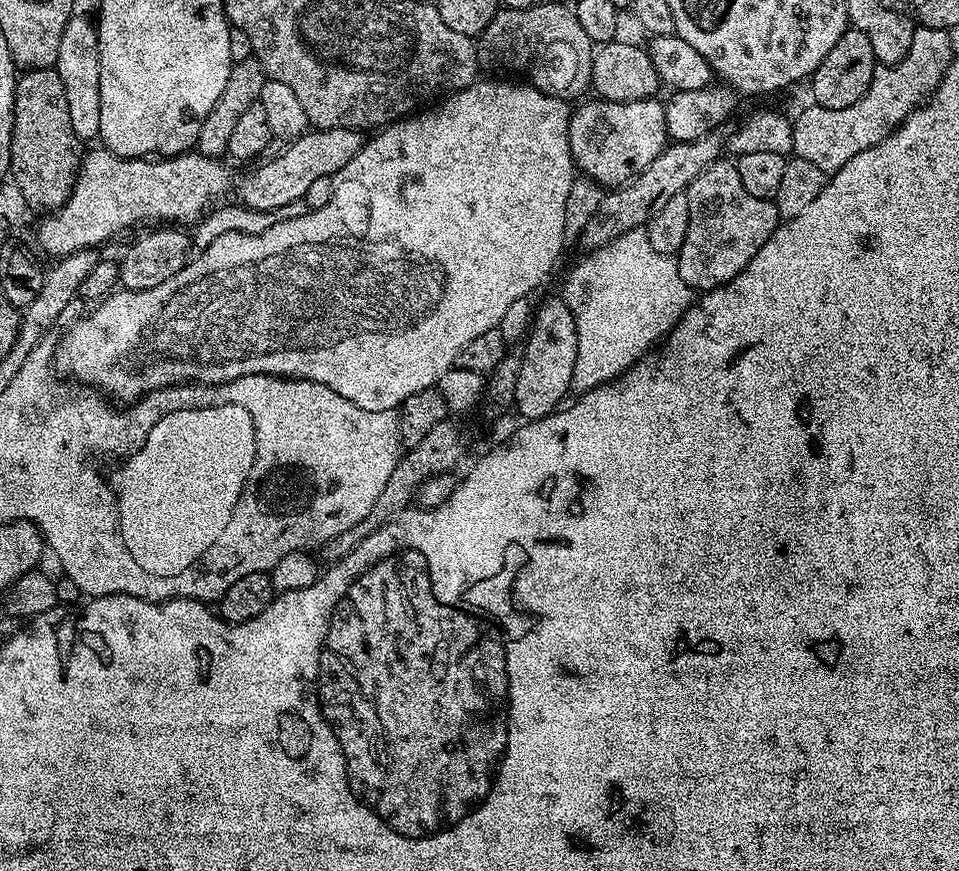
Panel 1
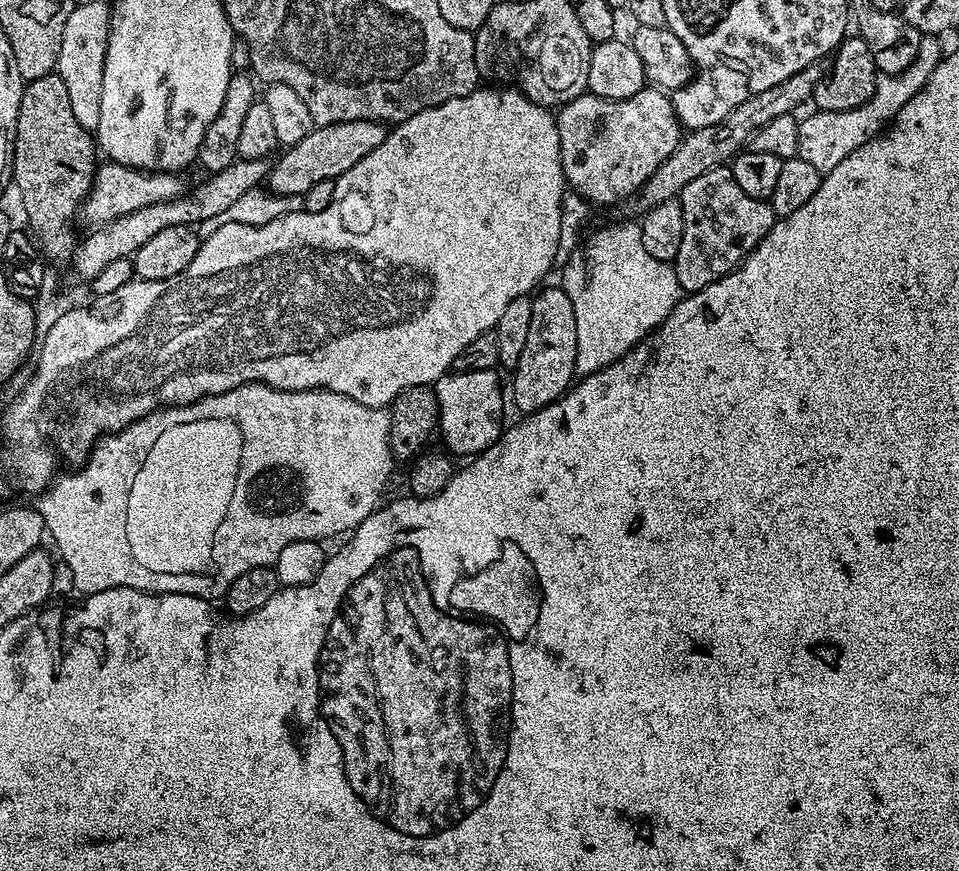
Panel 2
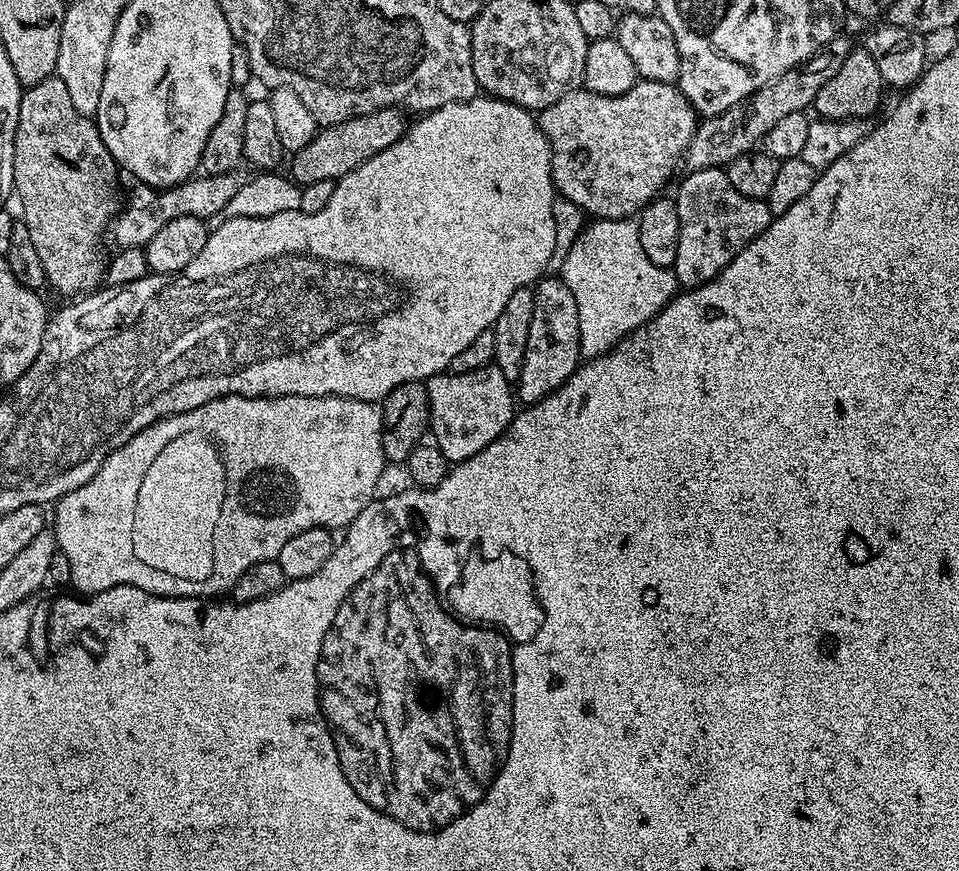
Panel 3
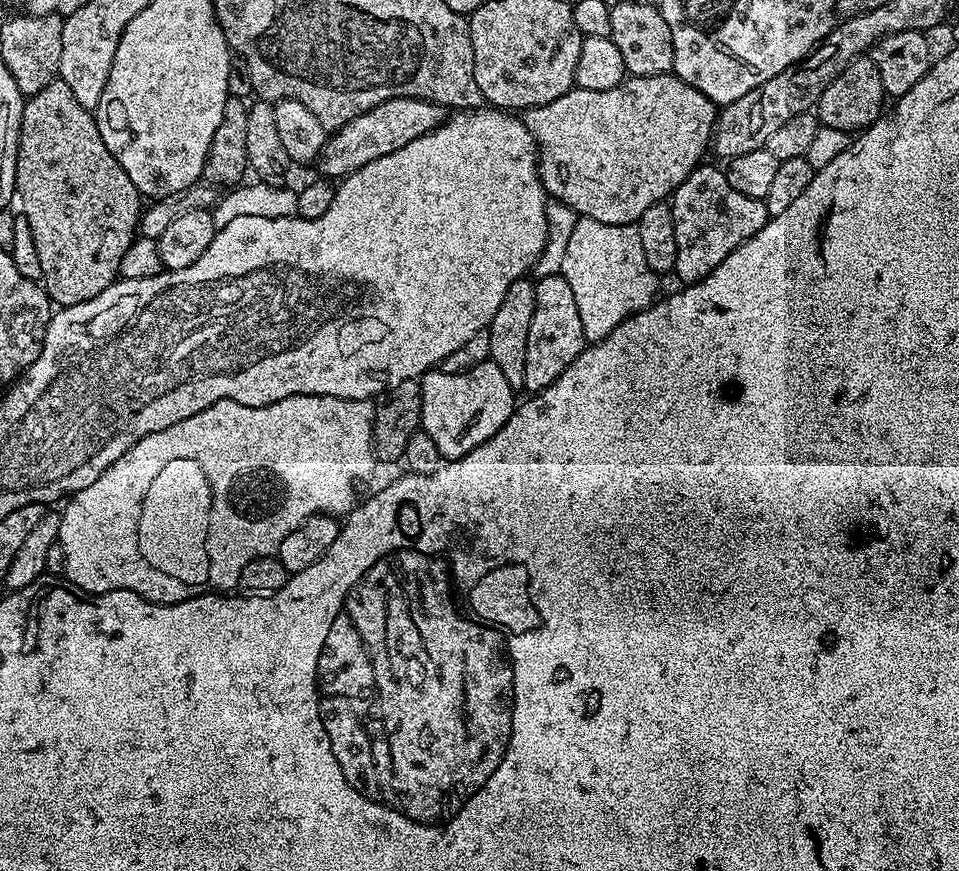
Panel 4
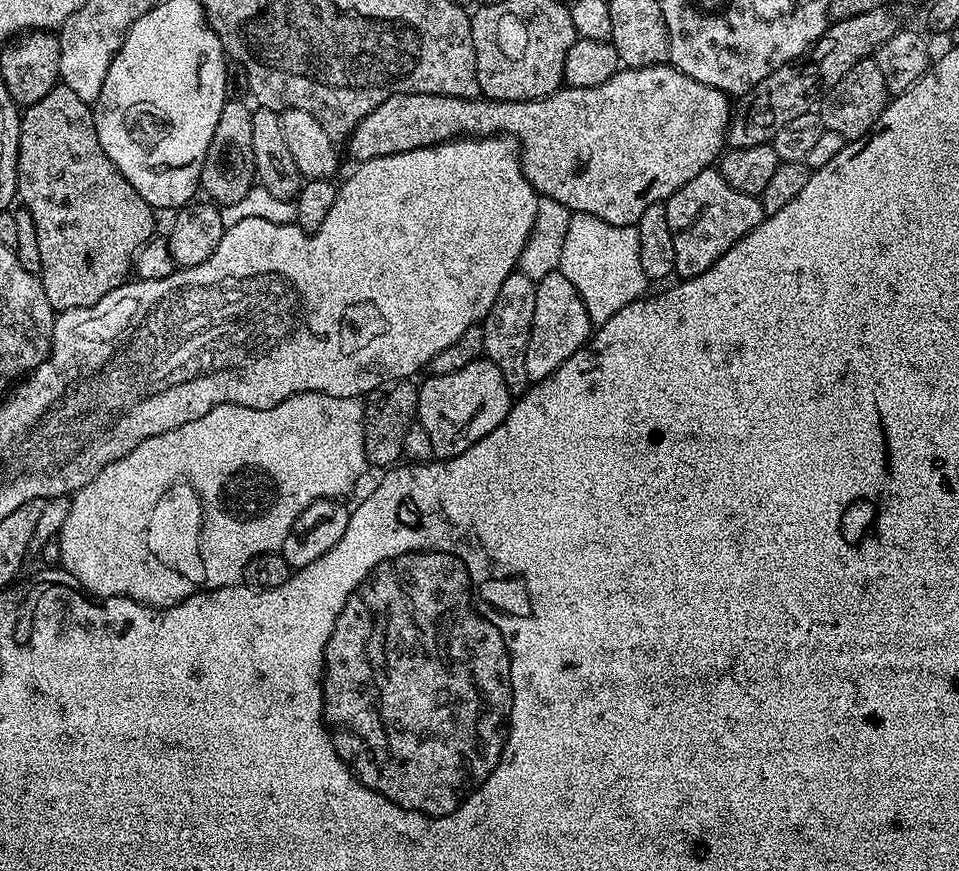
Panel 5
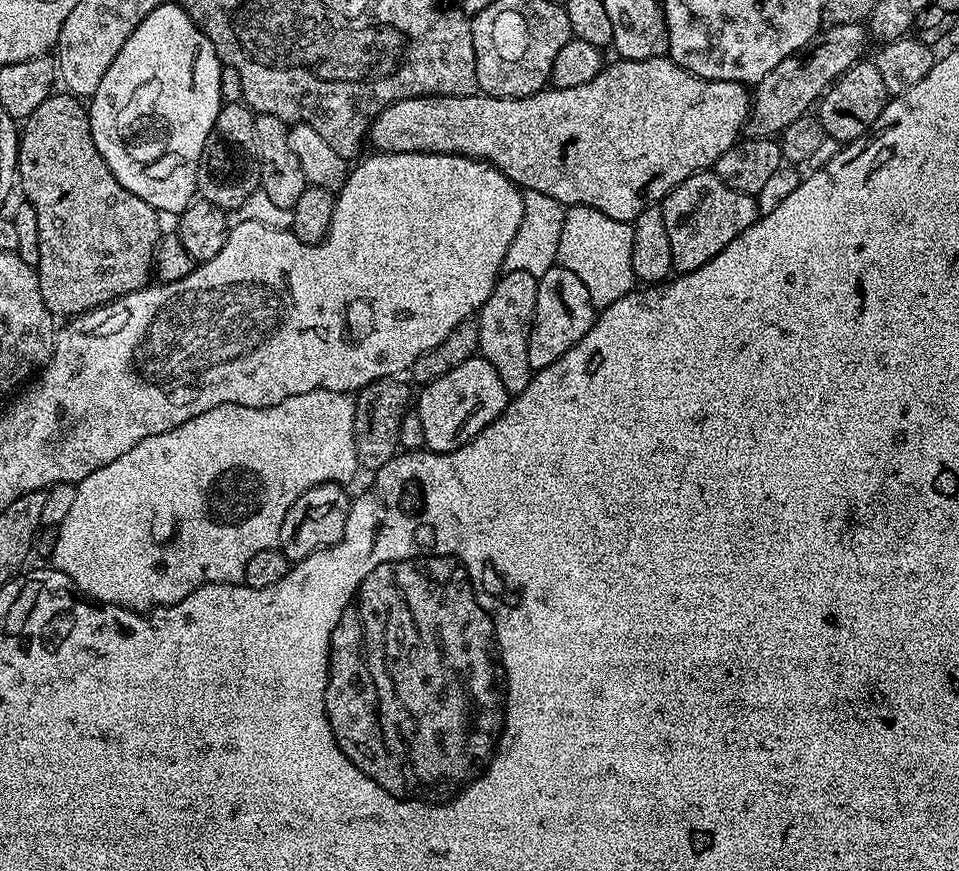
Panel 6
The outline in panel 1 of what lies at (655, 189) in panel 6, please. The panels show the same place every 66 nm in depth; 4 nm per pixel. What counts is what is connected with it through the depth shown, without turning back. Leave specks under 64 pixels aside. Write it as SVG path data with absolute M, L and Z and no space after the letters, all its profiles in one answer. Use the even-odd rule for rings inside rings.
M592 98L589 104L575 109L570 118L568 137L570 154L577 169L587 179L596 181L605 189L611 190L627 184L662 150L667 148L670 137L666 130L664 104L659 99L635 100L634 102L614 102ZM322 128L319 130L309 130L303 136L296 137L287 145L285 152L274 162L257 163L253 172L248 172L236 184L236 192L240 195L239 203L245 208L253 208L255 212L273 212L282 206L290 206L290 202L298 202L304 199L306 190L310 190L310 182L318 178L327 176L335 177L336 173L350 162L362 150L366 142L366 136L363 131L354 128Z

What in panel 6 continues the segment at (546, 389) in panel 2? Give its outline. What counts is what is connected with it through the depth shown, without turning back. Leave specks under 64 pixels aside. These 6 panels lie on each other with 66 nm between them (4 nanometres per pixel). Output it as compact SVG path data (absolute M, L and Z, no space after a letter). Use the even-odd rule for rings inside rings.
M554 266L539 276L536 282L536 309L528 339L533 370L550 366L550 362L558 362L558 358L562 358L562 354L566 354L566 350L570 350L570 346L578 343L586 330L590 330L597 315L598 309L590 302L586 285L578 274L574 274L574 270Z

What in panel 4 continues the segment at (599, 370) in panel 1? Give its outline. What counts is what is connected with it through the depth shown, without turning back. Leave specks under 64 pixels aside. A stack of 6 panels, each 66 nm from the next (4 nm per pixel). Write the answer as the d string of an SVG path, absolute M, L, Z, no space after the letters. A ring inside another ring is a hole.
M585 216L577 219L566 255L562 257L560 275L566 278L578 306L578 318L582 318L584 339L595 342L606 338L614 326L636 312L648 308L657 299L660 284L657 273L646 266L646 254L642 250L640 229L636 224L610 226L606 222L594 222Z

